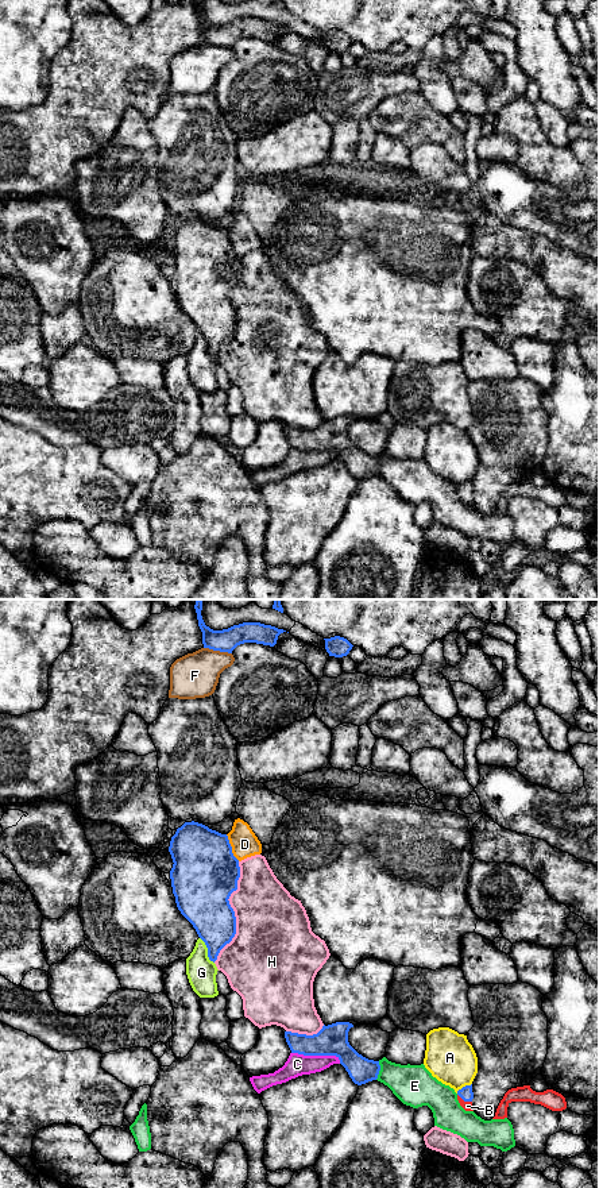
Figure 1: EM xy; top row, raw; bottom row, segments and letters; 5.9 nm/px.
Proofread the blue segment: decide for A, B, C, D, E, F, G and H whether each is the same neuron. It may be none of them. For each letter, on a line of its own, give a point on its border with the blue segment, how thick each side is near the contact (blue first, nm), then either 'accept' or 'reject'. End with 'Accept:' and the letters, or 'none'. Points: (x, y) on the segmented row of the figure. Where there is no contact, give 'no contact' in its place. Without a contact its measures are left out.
A: xy (463, 1087) | 80/300 nm | reject
B: xy (464, 1100) | 80/60 nm | accept
C: xy (317, 1055) | 190/130 nm | reject
D: xy (231, 848) | 400/160 nm | reject
E: xy (379, 1069) | 160/240 nm | reject
F: xy (217, 650) | 140/280 nm | reject
G: xy (208, 951) | 260/180 nm | reject
H: xy (234, 911) | 360/440 nm | reject
Accept: B

